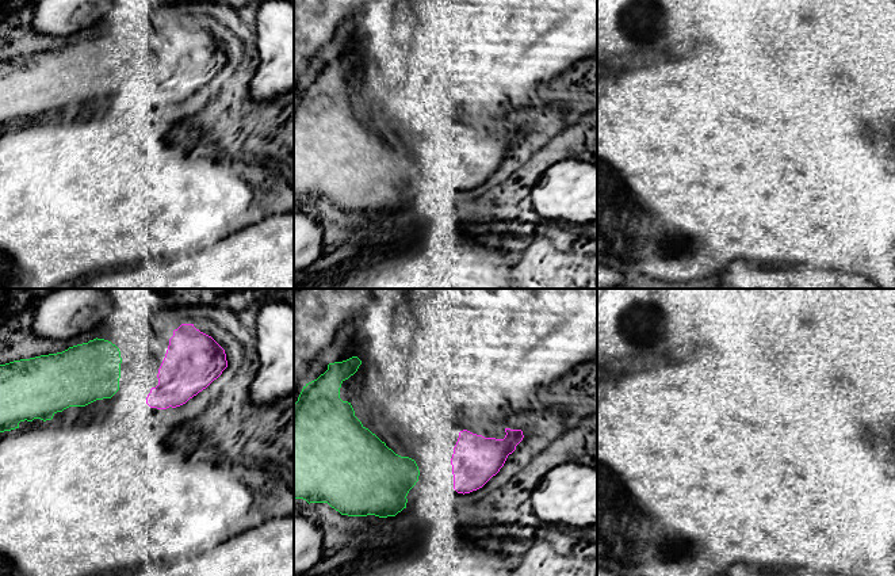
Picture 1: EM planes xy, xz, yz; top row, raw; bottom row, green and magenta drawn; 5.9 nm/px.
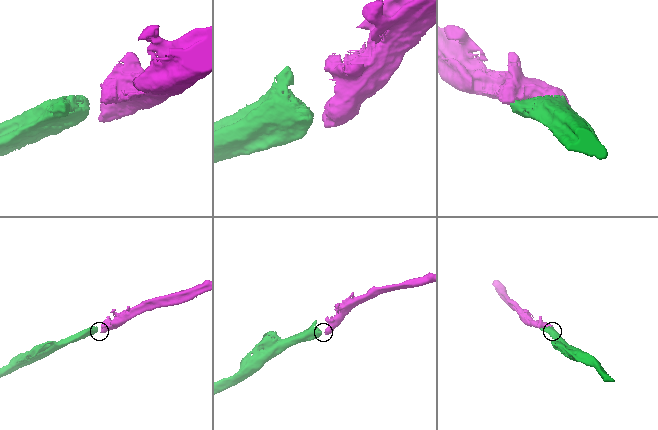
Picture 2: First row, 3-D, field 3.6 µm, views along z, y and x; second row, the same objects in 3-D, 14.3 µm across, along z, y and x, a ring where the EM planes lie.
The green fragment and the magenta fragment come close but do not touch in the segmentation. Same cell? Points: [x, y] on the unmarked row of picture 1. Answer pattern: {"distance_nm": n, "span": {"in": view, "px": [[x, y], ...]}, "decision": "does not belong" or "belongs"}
{"distance_nm": 170, "span": {"in": "xy", "px": [[118, 86], [146, 94]]}, "decision": "belongs"}

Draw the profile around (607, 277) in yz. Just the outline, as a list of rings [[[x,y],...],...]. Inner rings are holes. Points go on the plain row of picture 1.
[[[597,263],[597,289],[611,289],[623,285],[627,285],[627,282],[619,270]]]

